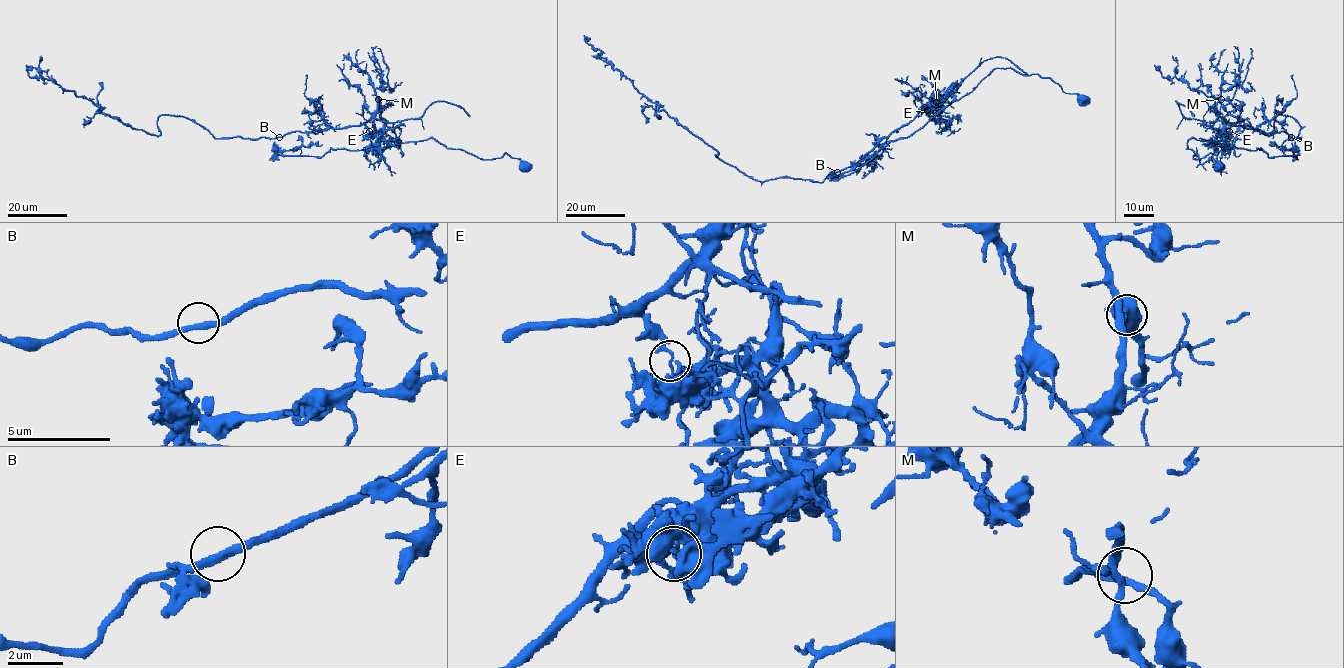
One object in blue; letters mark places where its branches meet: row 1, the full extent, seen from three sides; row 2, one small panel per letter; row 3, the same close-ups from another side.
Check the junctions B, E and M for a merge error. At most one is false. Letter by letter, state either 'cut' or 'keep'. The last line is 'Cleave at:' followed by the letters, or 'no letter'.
B: keep
E: cut
M: keep
Cleave at: E

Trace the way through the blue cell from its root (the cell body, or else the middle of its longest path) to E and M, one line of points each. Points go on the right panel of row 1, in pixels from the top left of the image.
E: (1291, 137), (1284, 131), (1264, 133), (1256, 128), (1230, 125), (1229, 131)
M: (1291, 137), (1284, 131), (1264, 133), (1256, 128), (1228, 125), (1216, 109), (1221, 99)

